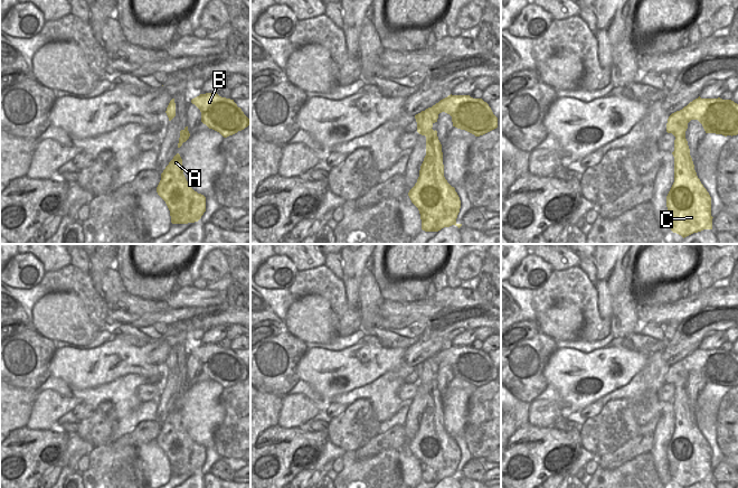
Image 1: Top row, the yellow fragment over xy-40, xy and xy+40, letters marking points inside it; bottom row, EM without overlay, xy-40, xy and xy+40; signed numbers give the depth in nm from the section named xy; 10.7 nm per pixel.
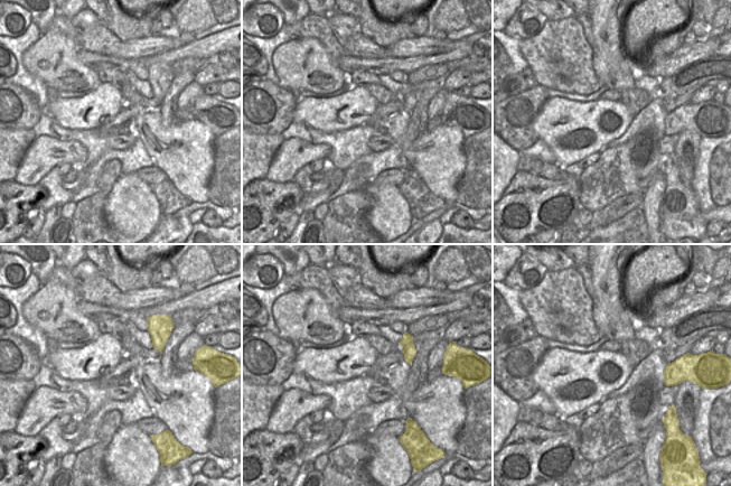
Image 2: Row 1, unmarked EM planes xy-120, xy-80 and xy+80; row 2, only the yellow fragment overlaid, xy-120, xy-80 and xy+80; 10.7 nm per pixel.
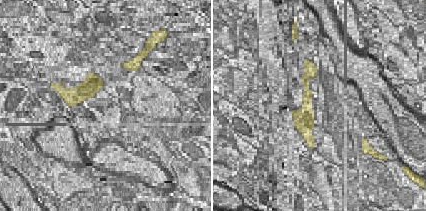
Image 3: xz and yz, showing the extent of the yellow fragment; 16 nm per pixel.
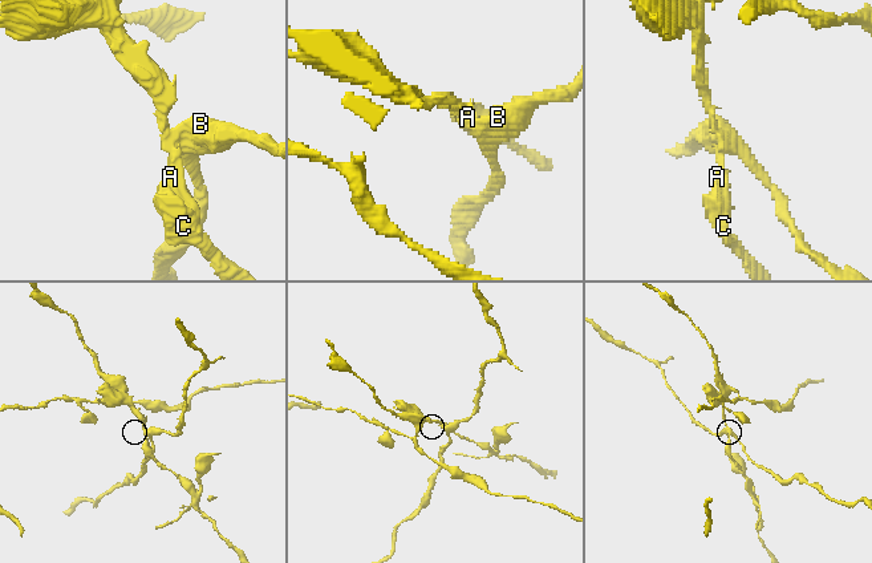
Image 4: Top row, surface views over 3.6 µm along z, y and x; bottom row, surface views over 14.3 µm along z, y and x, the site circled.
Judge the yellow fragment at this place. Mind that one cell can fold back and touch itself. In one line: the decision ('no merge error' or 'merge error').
merge error

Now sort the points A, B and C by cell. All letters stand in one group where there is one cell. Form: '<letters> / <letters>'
A C / B

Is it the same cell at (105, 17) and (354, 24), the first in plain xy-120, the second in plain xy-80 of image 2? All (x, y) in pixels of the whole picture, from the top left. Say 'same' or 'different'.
different

